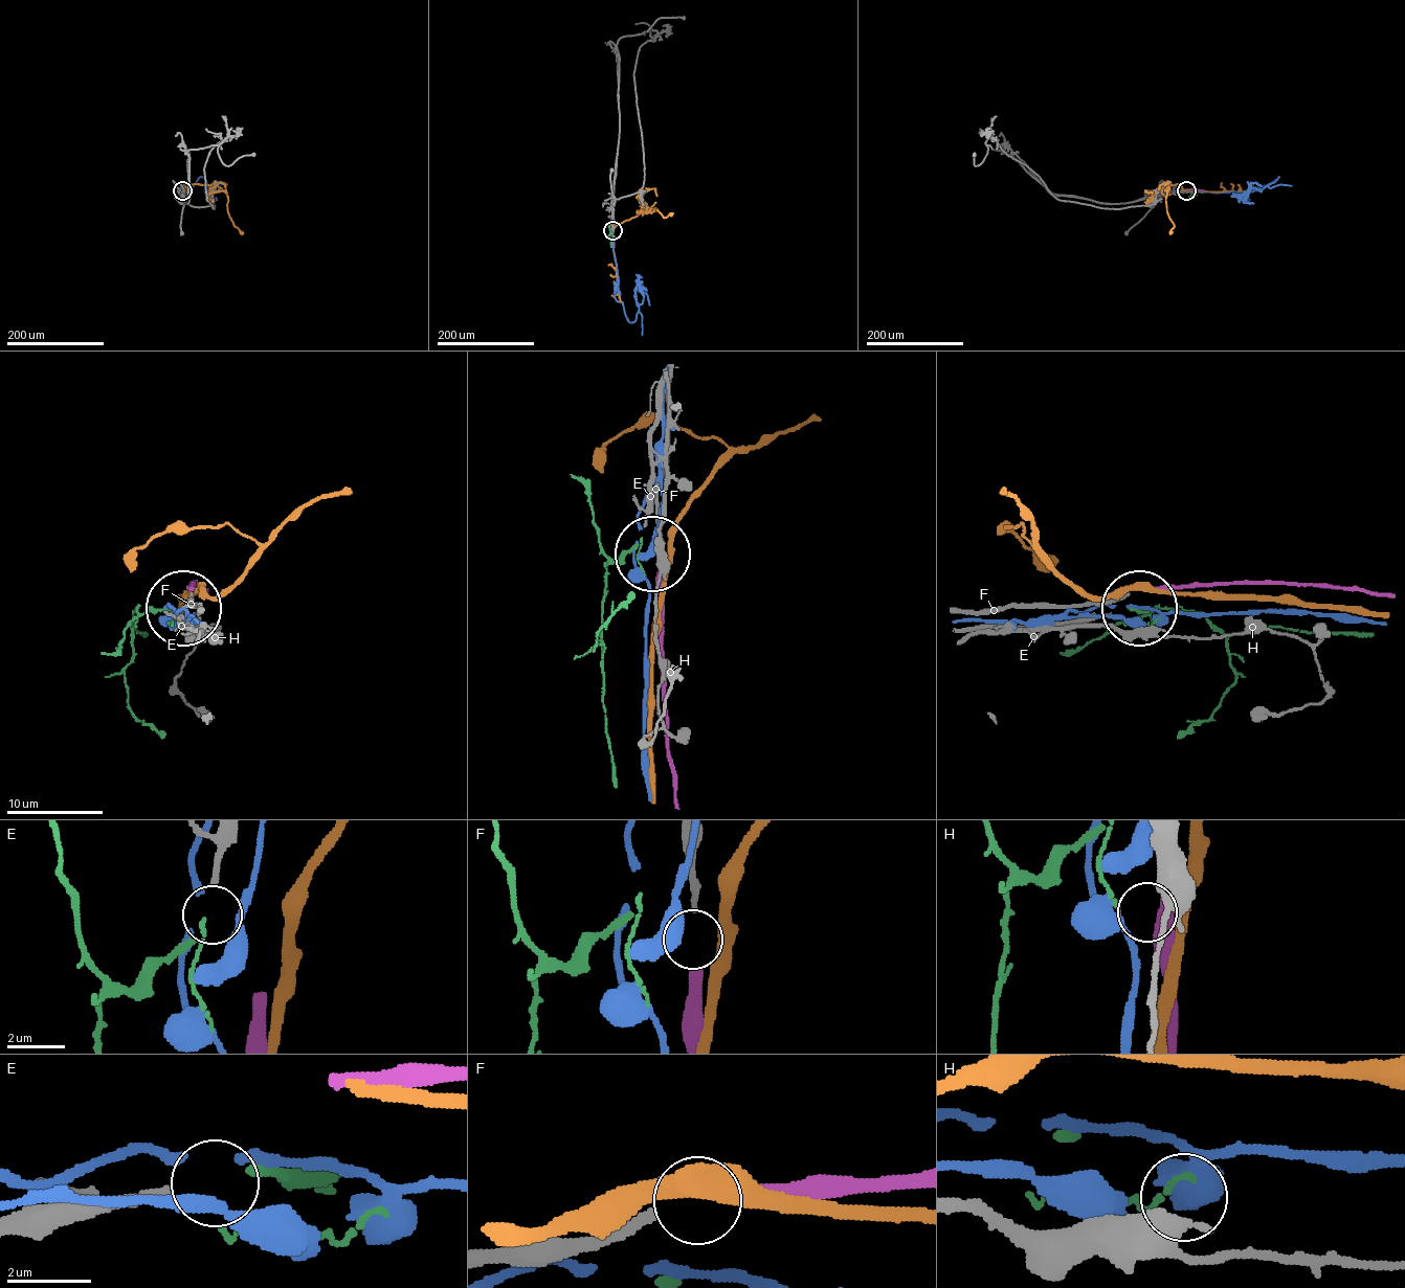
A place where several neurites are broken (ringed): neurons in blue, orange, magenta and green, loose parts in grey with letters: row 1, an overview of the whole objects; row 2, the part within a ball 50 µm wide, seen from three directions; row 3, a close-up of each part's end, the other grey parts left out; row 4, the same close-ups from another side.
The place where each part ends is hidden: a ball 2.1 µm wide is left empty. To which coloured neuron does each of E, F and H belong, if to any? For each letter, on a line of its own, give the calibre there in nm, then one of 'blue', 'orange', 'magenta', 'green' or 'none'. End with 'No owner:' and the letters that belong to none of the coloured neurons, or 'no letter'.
E: calibre 220 nm; green
F: calibre 240 nm; magenta
H: calibre 500 nm; none
No owner: H

